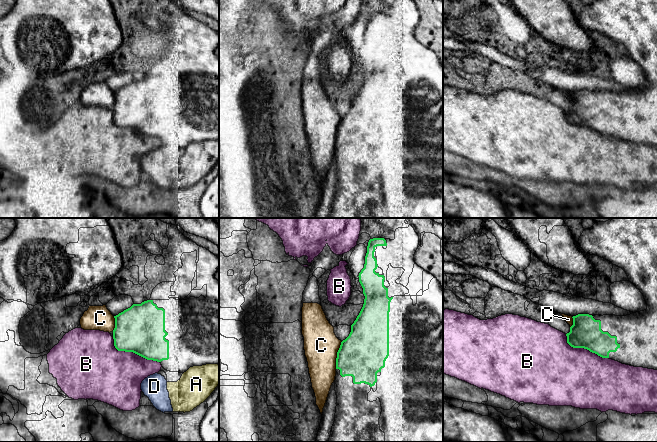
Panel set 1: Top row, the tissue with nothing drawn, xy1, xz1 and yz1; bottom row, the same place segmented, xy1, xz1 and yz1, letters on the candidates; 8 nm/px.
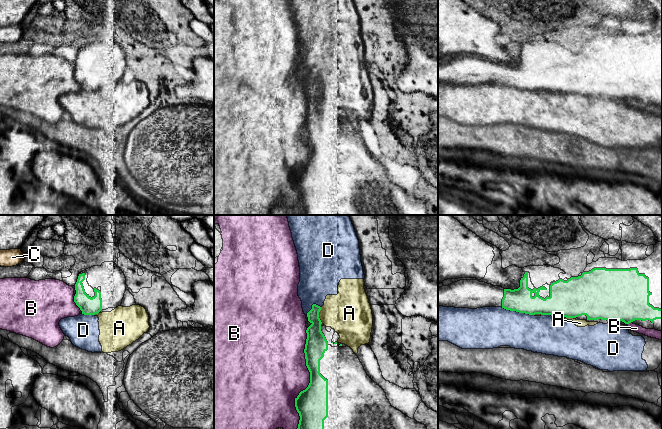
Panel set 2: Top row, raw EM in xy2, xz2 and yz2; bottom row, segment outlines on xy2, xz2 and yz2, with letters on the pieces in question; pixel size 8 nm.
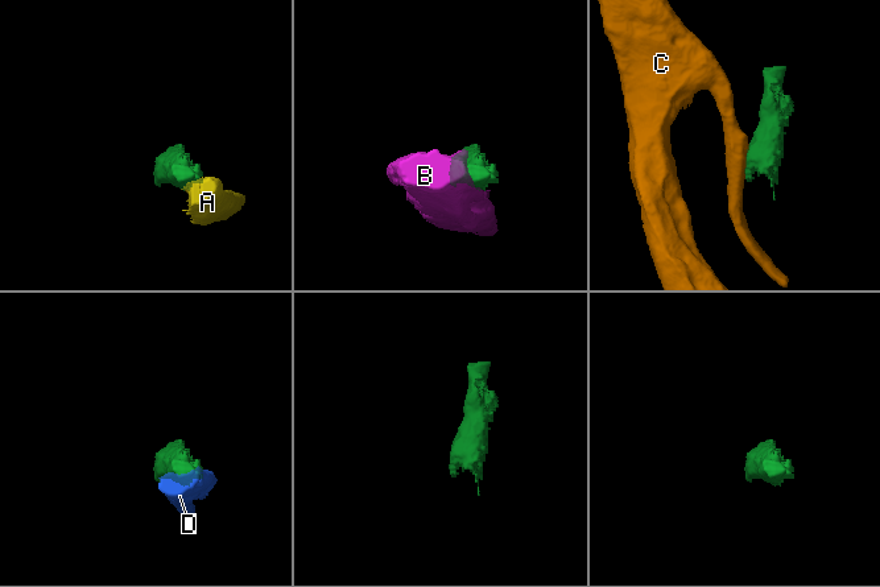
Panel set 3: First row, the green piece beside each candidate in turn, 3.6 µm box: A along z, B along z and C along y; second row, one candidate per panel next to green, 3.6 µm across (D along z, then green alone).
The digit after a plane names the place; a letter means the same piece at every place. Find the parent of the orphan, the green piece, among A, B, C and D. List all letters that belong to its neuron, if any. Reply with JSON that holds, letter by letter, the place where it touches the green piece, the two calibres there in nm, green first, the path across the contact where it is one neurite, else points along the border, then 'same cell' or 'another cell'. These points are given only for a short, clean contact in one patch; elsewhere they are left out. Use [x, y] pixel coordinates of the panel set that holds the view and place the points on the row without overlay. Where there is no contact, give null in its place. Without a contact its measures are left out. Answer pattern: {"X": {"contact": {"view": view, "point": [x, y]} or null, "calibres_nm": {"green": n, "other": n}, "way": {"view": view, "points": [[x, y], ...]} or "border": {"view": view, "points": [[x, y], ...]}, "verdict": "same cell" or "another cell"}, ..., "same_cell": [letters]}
{"A": {"contact": {"view": "xz2", "point": [318, 91]}, "calibres_nm": {"green": 180, "other": 360}, "border": {"view": "xz2", "points": [[320, 83], [319, 95], [322, 99]]}, "verdict": "another cell"}, "B": {"contact": {"view": "xz2", "point": [310, 156]}, "calibres_nm": {"green": 260, "other": 440}, "verdict": "another cell"}, "C": {"contact": {"view": "xz1", "point": [337, 131]}, "calibres_nm": {"green": 380, "other": 280}, "border": {"view": "xz1", "points": [[342, 117], [337, 128], [335, 144]]}, "verdict": "another cell"}, "D": {"contact": {"view": "yz2", "point": [518, 87]}, "calibres_nm": {"green": 190, "other": 320}, "verdict": "another cell"}, "same_cell": []}

